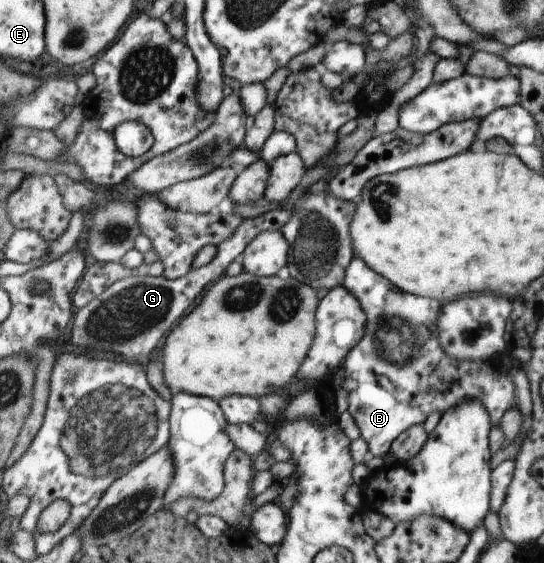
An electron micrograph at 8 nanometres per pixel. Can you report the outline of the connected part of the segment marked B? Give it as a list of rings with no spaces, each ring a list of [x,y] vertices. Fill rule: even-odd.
[[[359,257],[352,258],[341,284],[357,299],[367,319],[364,336],[345,354],[341,367],[343,389],[347,391],[346,410],[366,443],[368,457],[382,458],[402,431],[423,423],[431,411],[453,411],[465,399],[477,399],[489,411],[493,425],[498,425],[507,409],[517,408],[511,381],[514,369],[505,367],[500,357],[459,361],[439,347],[437,313],[445,303],[403,293]]]

